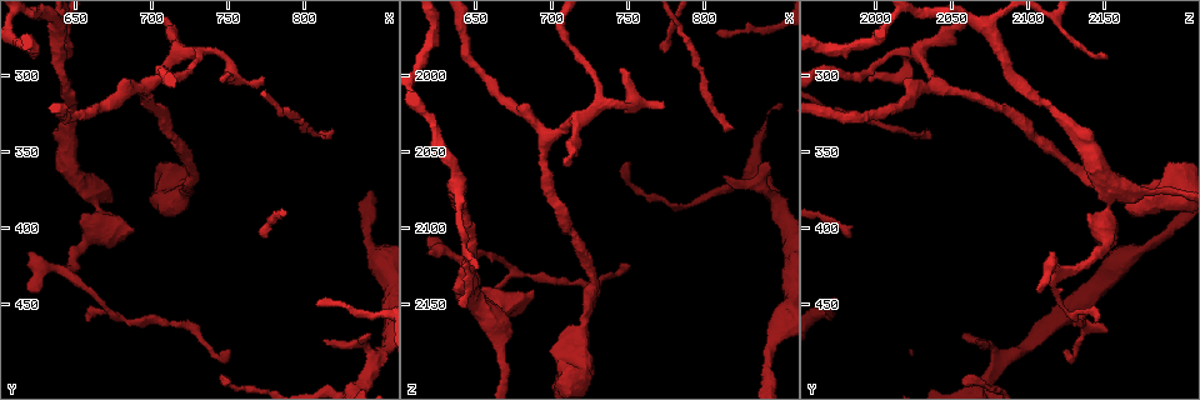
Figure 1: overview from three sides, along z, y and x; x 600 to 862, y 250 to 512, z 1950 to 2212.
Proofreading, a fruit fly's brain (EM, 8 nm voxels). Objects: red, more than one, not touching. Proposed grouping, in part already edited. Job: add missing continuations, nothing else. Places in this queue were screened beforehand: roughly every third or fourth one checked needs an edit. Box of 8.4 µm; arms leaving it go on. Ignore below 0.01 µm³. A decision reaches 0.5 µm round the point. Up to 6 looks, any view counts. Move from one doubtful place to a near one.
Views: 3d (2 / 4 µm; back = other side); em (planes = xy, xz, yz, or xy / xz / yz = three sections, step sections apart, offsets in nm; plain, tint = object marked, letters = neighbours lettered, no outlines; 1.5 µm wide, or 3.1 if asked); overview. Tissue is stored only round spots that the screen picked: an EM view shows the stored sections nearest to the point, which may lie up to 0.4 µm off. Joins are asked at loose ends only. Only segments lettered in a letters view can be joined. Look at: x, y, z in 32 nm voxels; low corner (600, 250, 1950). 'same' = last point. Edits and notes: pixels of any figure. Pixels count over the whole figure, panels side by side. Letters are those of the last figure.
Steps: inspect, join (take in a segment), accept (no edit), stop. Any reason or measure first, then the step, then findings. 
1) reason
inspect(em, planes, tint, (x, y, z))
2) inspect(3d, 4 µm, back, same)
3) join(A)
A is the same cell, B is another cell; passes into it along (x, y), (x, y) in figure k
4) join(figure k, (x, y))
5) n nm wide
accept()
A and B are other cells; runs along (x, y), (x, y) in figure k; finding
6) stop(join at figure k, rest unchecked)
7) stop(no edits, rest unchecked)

branch stops here
inspect(em, xz, step 8, letters, (748, 480, 2124))

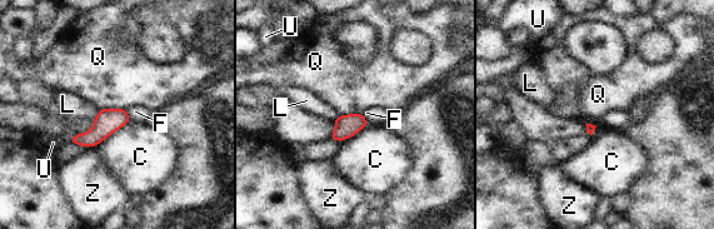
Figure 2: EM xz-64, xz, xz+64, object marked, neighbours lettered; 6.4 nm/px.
accept()
C, F, L, Q, U and Z are other cells; border along (100, 108), (123, 108), (125, 110) in figure 2; none of them fits

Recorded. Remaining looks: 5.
branch stops here
inspect(3d, 2 µm, (814, 474, 2066))

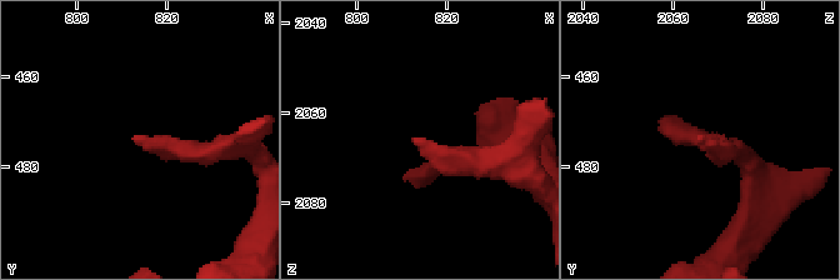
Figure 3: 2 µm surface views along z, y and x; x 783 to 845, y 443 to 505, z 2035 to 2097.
inspect(em, planes, letters, (813, 474, 2067))

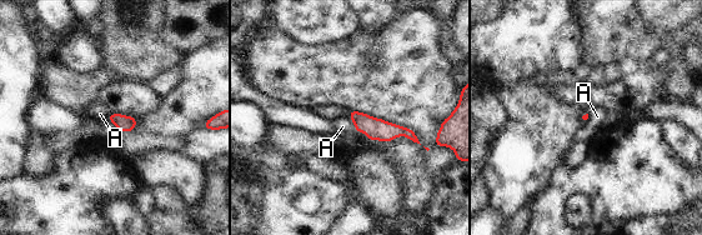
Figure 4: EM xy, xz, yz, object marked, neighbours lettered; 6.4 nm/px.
accept()
A is another cell; border along (351, 119), (355, 130) in figure 4; no lettered segment goes on from it

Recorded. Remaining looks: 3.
thin end
inspect(em, planes, letters, (640, 286, 2152))

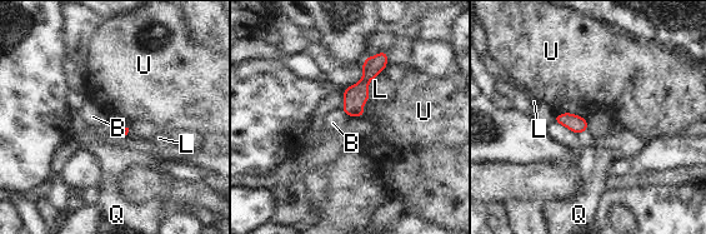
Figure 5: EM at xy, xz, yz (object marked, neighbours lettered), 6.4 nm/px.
L touches over 200 nm
accept()
B, L, Q and U are other cells; none of them fits

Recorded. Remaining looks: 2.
stop(no edits, rest unchecked)

